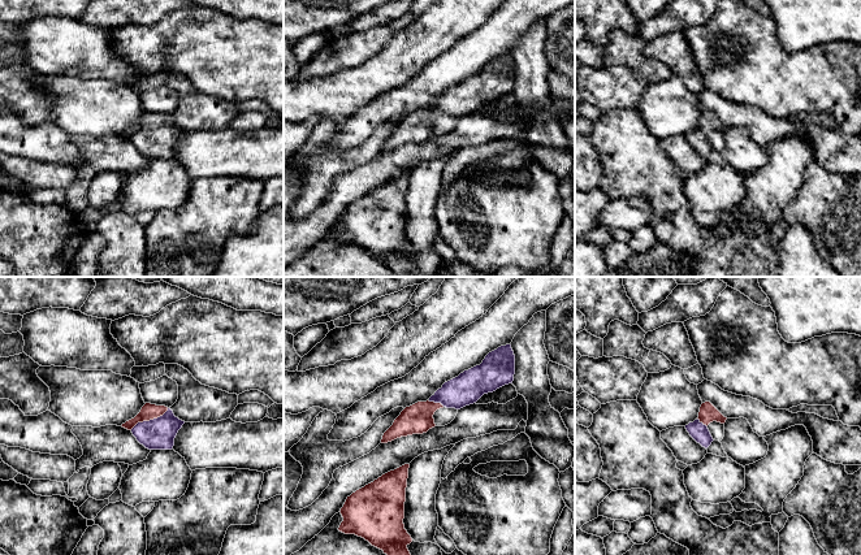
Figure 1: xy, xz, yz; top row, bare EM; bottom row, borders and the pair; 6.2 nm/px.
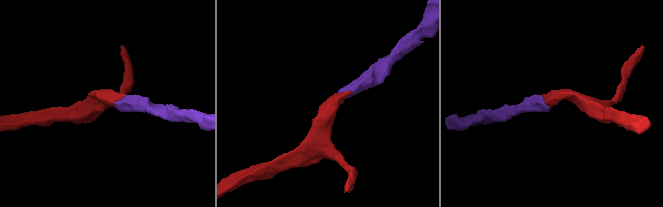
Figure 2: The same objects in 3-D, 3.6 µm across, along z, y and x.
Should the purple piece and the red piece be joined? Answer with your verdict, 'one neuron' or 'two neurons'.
one neuron

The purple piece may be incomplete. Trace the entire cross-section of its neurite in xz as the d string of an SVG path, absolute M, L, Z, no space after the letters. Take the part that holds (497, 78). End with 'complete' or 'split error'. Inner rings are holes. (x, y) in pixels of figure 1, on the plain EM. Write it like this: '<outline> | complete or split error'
M511 53L498 56L489 61L480 74L445 91L427 110L406 116L384 142L381 152L427 142L436 135L433 123L437 118L444 116L460 118L473 113L484 103L512 92L514 83L515 64Z | split error

